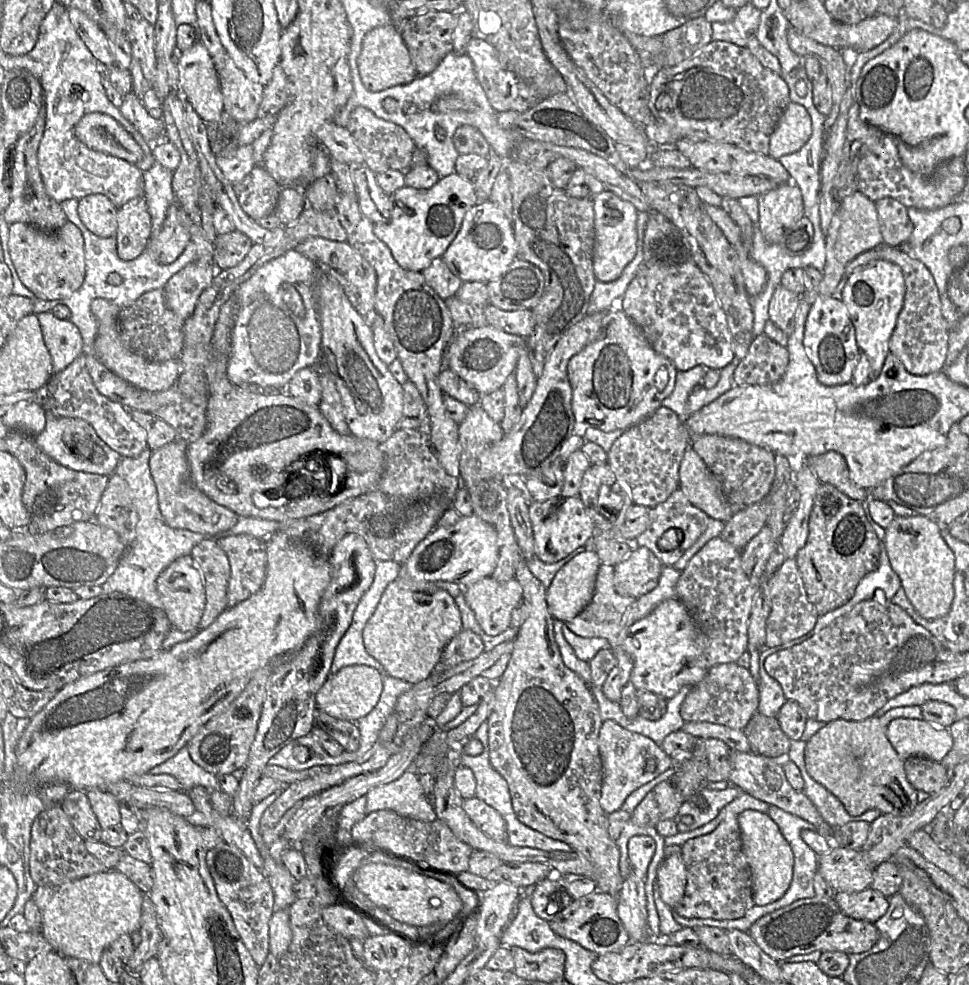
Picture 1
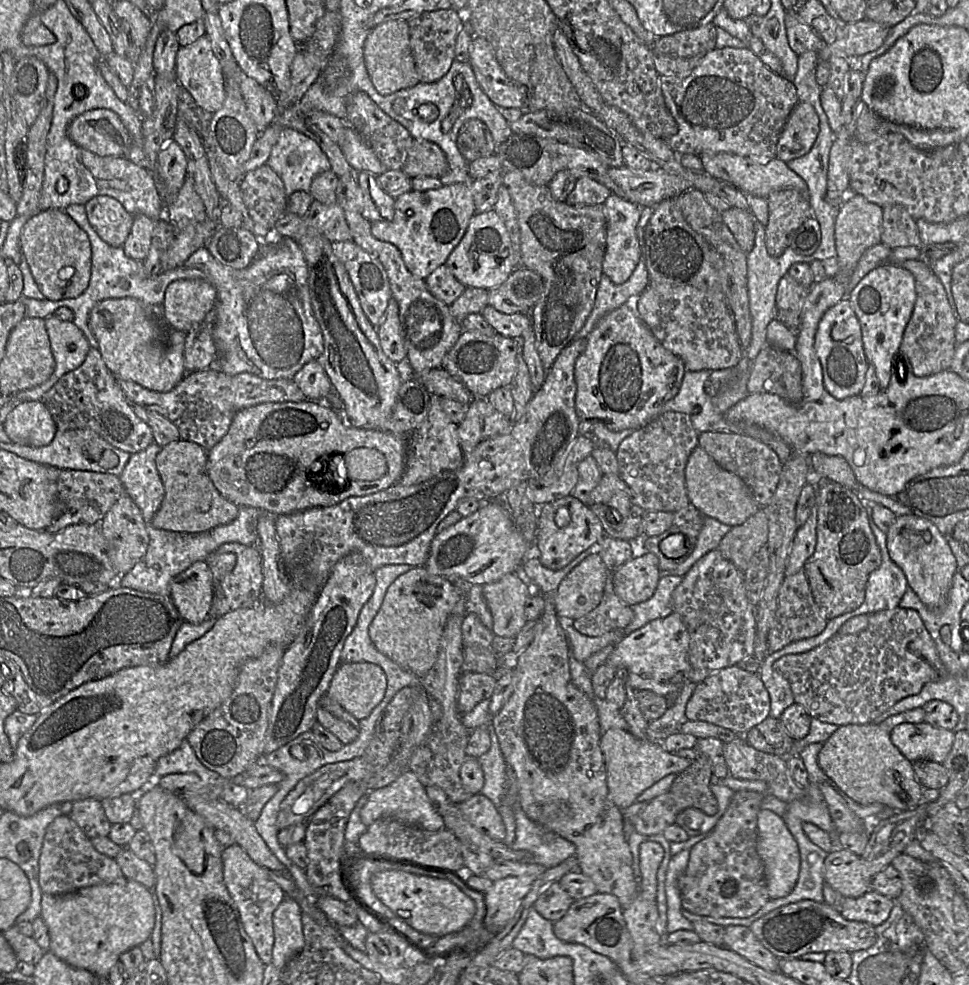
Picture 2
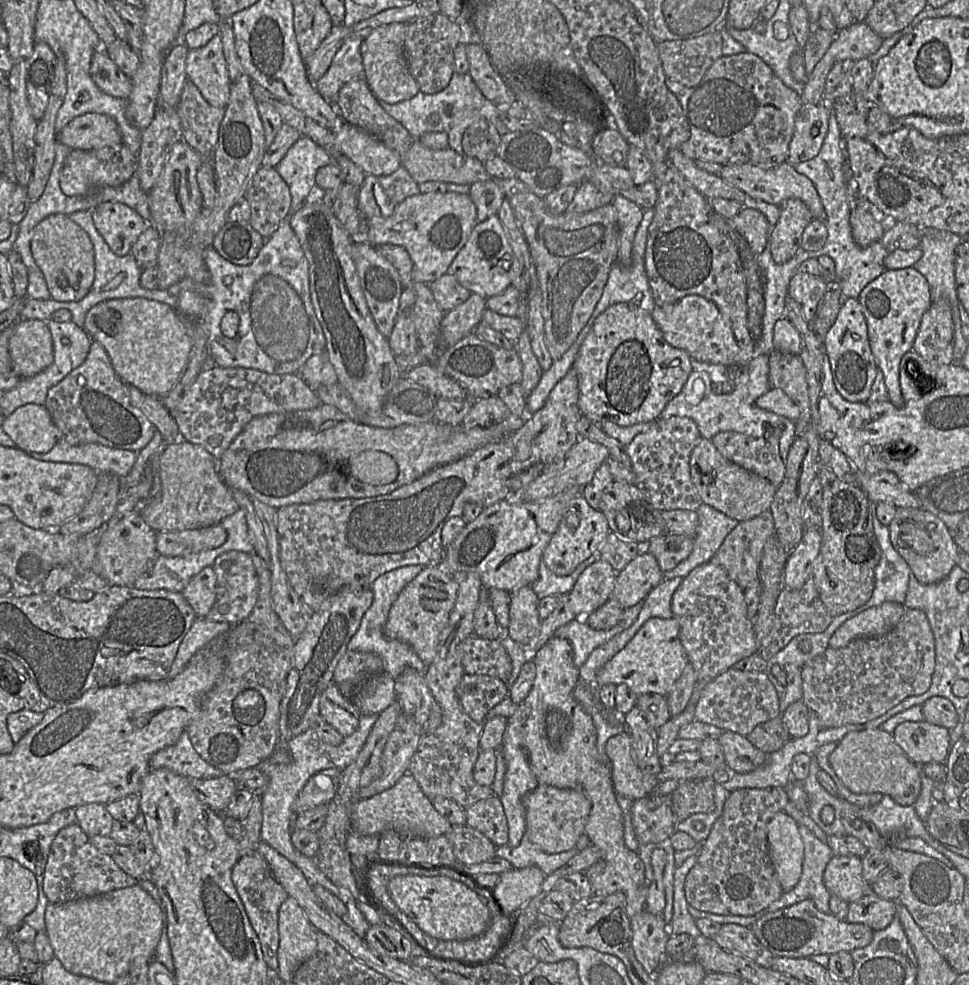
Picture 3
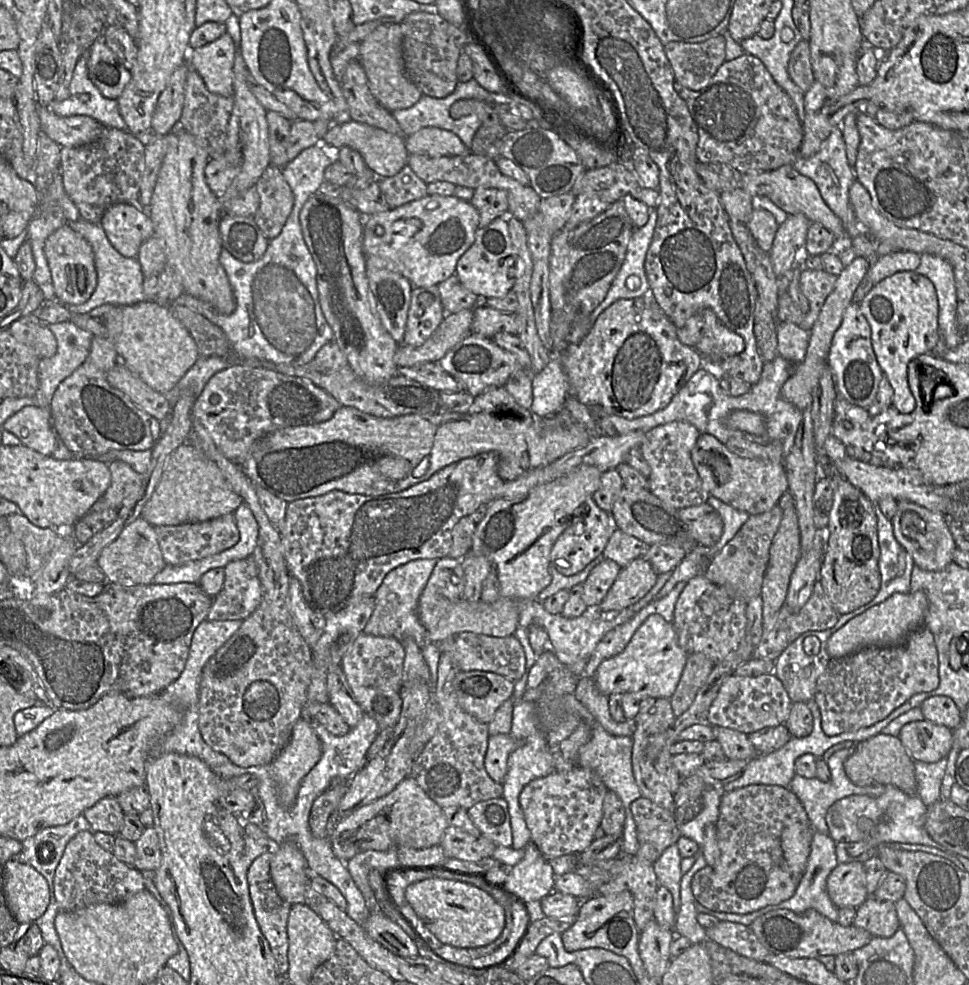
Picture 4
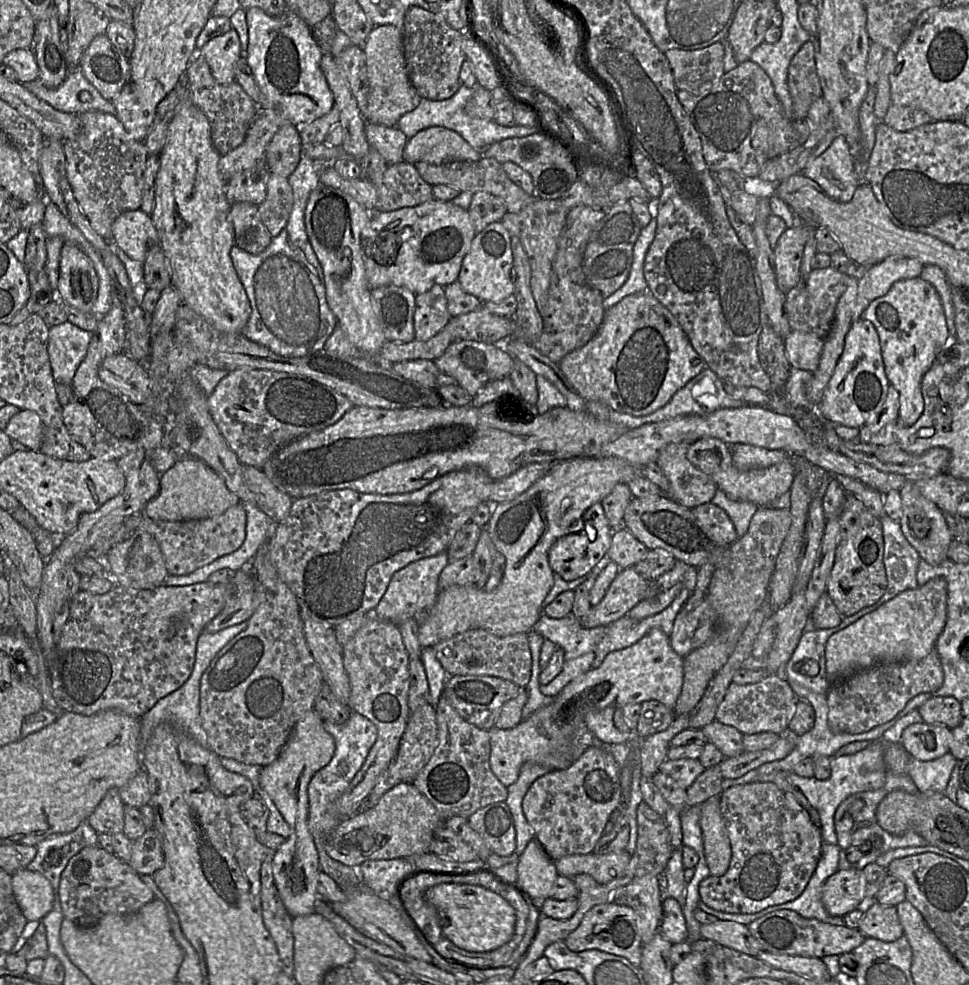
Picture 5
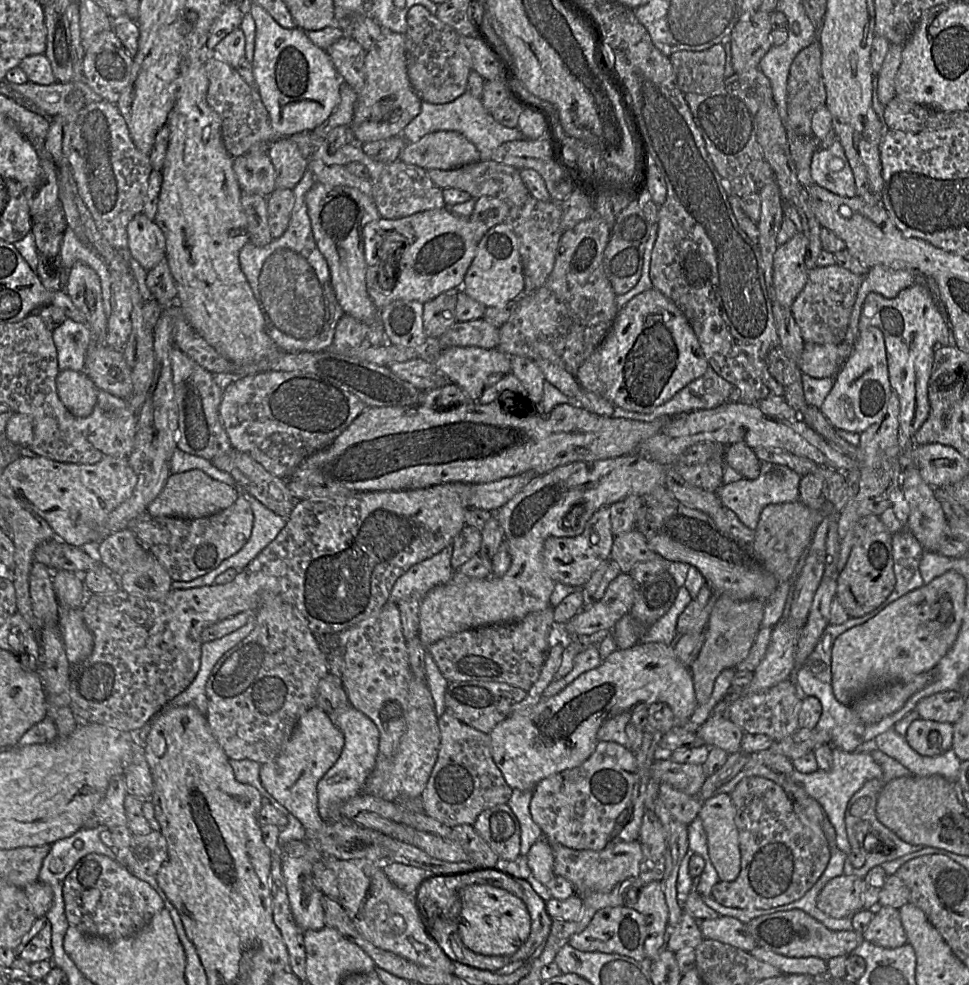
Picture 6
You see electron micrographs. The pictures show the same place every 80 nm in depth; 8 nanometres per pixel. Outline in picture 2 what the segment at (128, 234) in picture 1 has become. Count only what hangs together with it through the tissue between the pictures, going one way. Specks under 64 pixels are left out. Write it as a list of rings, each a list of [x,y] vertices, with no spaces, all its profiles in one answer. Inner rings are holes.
[[[143,214],[134,215],[131,231],[122,246],[126,256],[144,261],[150,249],[154,223],[155,221]]]

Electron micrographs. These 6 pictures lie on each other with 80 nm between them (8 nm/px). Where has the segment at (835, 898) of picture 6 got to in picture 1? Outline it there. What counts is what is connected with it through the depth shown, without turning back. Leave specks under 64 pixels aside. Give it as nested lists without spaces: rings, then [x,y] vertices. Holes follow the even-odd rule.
[[[833,845],[829,852],[819,856],[818,861],[818,872],[836,892],[859,892],[871,887],[874,869],[867,863],[861,850],[837,845]]]

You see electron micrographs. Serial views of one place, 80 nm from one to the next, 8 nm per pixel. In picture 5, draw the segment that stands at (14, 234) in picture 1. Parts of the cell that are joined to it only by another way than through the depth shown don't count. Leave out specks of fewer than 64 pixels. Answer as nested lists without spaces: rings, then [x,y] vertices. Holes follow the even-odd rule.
[[[64,243],[60,252],[56,298],[82,312],[92,313],[98,289],[99,277],[89,257],[76,245]]]

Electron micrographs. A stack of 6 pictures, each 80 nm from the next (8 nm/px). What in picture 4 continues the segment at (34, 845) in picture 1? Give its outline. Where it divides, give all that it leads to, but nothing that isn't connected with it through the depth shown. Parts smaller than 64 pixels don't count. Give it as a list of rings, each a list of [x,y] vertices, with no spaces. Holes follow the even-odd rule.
[[[81,831],[65,847],[53,881],[59,910],[72,911],[95,904],[119,903],[145,889],[142,872],[104,850],[95,841],[93,833]]]

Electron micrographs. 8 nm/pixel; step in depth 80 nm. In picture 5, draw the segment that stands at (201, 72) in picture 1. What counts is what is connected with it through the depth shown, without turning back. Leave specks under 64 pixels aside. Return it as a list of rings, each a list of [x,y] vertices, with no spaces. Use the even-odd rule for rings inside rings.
[[[232,28],[229,32],[209,41],[202,48],[196,49],[193,58],[195,58],[197,55],[203,58],[208,63],[211,73],[218,83],[229,84],[233,81],[236,81],[235,67],[241,56],[241,44],[239,35],[235,29]]]

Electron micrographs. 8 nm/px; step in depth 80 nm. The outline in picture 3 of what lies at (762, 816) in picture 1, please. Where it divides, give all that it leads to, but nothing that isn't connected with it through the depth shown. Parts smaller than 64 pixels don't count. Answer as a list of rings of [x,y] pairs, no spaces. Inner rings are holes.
[[[779,812],[767,827],[769,854],[778,881],[784,892],[798,883],[804,859],[804,844],[798,823],[784,812]]]

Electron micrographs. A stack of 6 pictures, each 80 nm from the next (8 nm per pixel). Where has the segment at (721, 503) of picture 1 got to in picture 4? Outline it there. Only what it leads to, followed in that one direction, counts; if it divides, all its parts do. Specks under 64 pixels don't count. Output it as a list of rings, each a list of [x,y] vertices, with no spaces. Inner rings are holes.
[[[700,433],[691,451],[691,459],[710,496],[749,515],[770,511],[781,496],[789,491],[784,463],[775,464],[759,459],[741,458],[709,434]]]

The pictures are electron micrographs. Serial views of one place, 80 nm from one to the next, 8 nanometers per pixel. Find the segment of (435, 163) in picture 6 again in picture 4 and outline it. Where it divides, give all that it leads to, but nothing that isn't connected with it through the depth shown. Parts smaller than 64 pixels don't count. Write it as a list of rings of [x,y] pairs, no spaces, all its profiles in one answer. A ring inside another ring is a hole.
[[[426,127],[406,137],[405,144],[409,155],[421,154],[436,158],[470,153],[456,134],[436,127]]]

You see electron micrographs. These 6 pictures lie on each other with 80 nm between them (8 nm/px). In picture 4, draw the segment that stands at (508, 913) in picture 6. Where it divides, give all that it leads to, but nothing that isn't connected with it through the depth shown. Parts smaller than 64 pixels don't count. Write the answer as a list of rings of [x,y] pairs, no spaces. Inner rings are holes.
[[[433,877],[409,885],[405,897],[425,926],[446,945],[485,946],[495,941],[505,926],[504,908],[490,894],[466,882]]]

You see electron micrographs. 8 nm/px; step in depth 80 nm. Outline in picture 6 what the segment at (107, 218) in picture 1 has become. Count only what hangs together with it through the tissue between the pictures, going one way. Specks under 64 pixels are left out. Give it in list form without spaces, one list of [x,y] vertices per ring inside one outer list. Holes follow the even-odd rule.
[[[143,212],[129,222],[127,234],[131,256],[146,270],[152,270],[166,258],[165,235]]]

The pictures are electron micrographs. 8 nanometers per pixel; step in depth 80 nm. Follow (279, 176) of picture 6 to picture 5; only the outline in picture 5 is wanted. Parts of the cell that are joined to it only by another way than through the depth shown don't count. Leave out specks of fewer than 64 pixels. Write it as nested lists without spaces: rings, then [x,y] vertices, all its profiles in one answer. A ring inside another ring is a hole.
[[[284,124],[269,143],[265,162],[272,174],[288,179],[302,156],[303,145],[298,128],[293,124]]]

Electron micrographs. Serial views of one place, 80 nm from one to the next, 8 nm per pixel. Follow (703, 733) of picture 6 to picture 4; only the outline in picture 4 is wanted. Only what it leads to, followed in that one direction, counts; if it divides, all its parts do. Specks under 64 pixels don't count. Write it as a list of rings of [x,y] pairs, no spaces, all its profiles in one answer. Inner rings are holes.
[[[713,726],[713,732],[726,759],[750,761],[762,755],[757,752],[745,733],[722,726]]]

